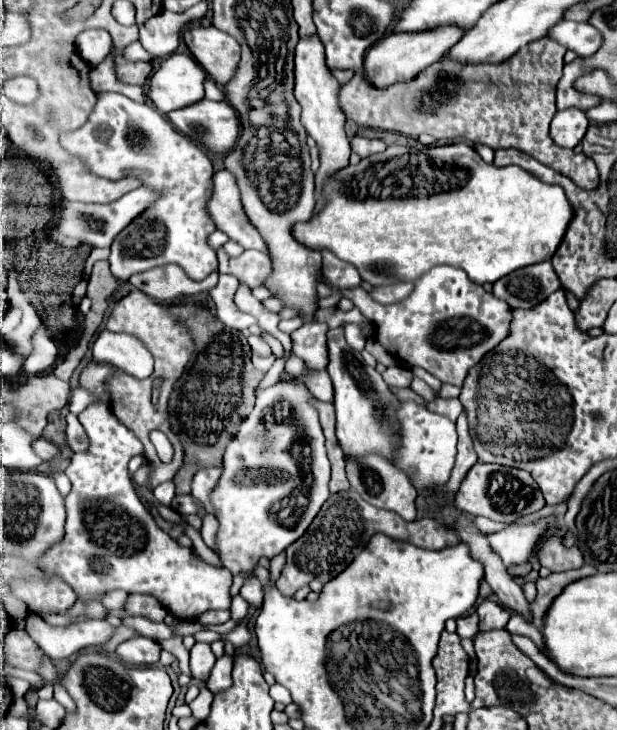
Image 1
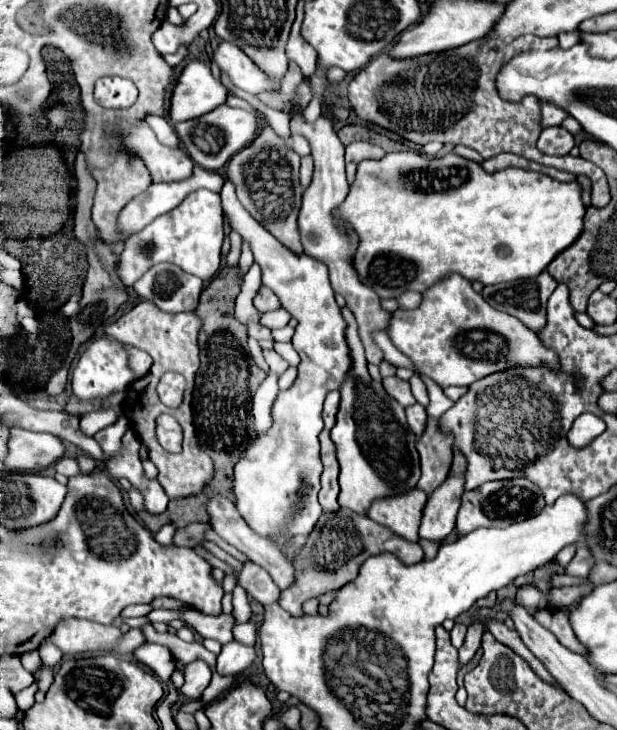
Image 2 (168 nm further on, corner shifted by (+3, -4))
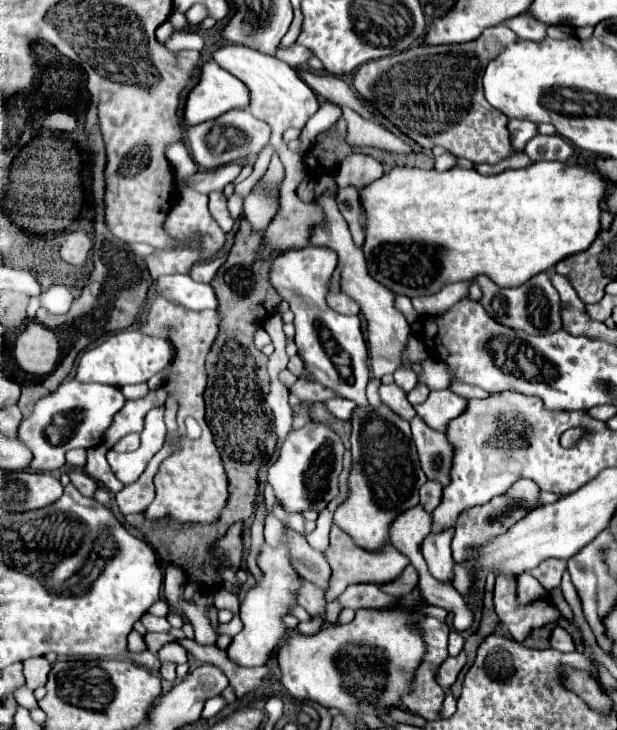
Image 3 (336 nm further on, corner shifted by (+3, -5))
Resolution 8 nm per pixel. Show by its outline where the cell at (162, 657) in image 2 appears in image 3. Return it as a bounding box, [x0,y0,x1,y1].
[159,644,187,664]

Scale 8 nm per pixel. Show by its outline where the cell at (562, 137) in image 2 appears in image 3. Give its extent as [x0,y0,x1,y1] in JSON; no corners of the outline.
[523,134,573,162]

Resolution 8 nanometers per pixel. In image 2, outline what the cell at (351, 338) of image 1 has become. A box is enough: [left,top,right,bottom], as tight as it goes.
[291,107,391,365]

